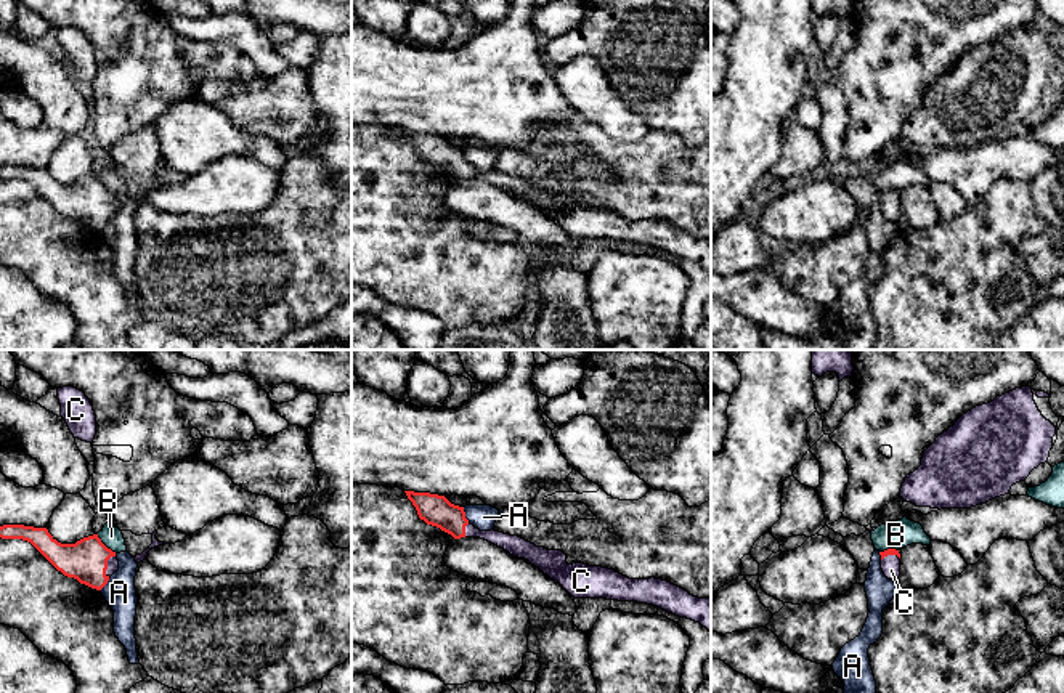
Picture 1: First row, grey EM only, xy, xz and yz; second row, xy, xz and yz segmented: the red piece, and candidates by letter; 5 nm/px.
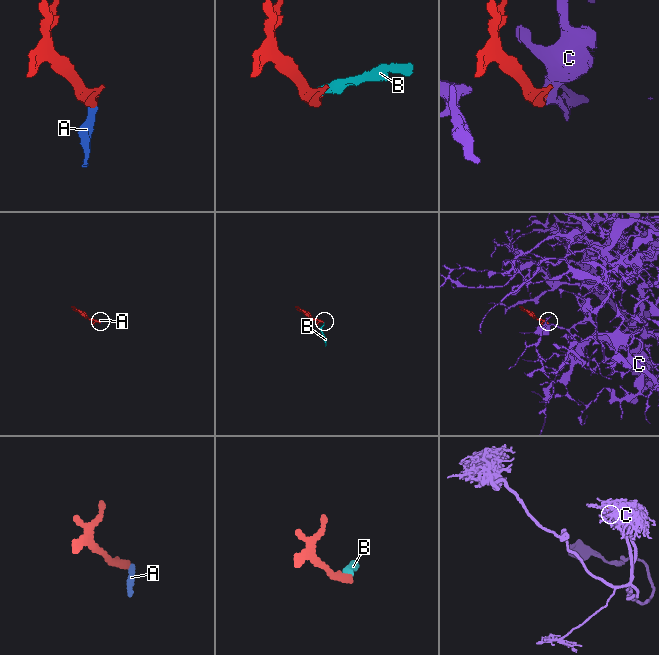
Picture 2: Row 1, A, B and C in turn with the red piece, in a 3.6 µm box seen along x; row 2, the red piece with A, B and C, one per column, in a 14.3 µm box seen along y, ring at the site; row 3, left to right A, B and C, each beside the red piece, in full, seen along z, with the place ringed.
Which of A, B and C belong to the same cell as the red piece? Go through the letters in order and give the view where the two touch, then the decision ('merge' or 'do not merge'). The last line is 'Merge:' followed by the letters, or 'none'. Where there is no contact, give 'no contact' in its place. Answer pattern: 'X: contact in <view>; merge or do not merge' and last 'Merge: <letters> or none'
A: contact in xz; do not merge
B: contact in xy; do not merge
C: contact in xy; merge
Merge: C

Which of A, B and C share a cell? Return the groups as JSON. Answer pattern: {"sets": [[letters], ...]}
{"sets": [["A", "B"], ["C"]]}

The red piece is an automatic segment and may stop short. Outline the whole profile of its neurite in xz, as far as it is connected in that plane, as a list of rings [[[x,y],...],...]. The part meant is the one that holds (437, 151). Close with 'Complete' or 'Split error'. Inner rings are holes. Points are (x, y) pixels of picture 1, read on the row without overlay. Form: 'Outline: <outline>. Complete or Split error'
Outline: [[[404,132],[420,160],[451,175],[454,180],[480,178],[514,197],[525,199],[550,220],[557,221],[575,239],[607,239],[658,247],[679,258],[700,263],[711,273],[711,239],[698,239],[663,220],[629,220],[615,210],[567,204],[562,191],[547,191],[499,172],[480,172],[465,159],[464,148],[445,136]]]. Split error

